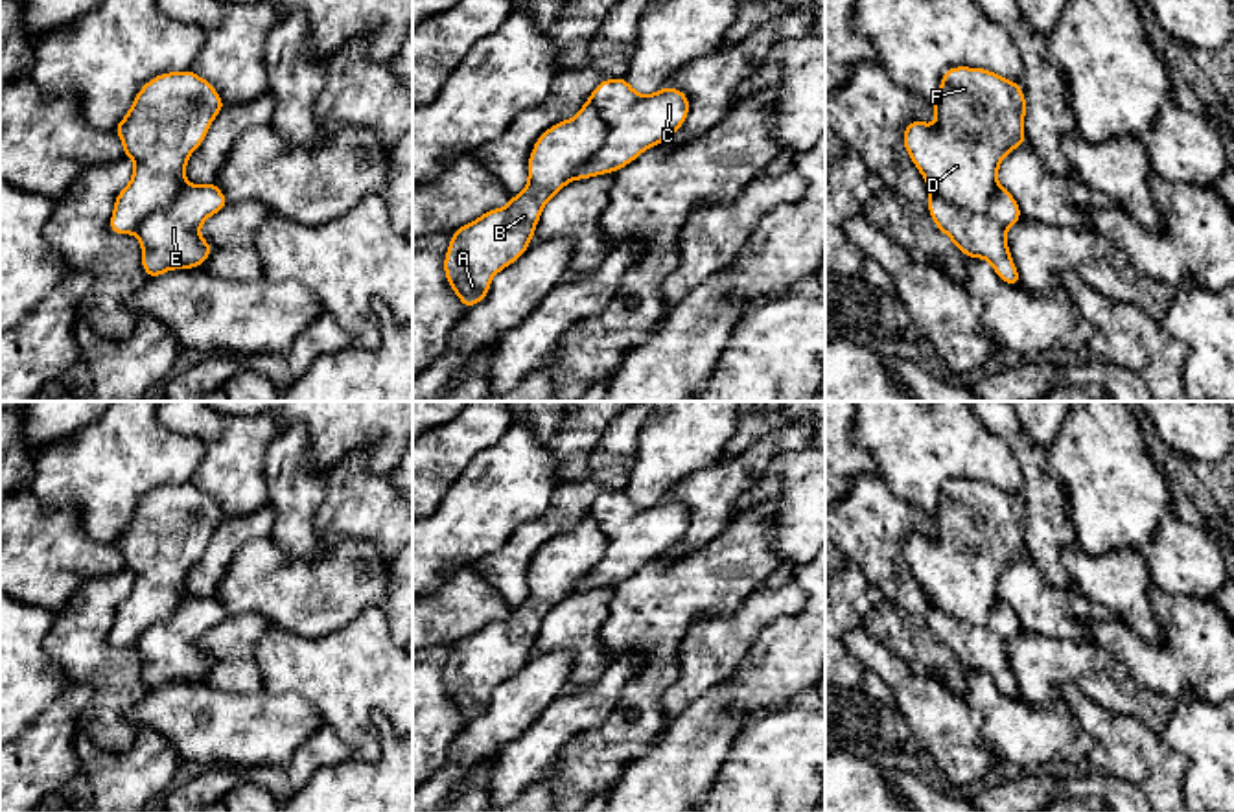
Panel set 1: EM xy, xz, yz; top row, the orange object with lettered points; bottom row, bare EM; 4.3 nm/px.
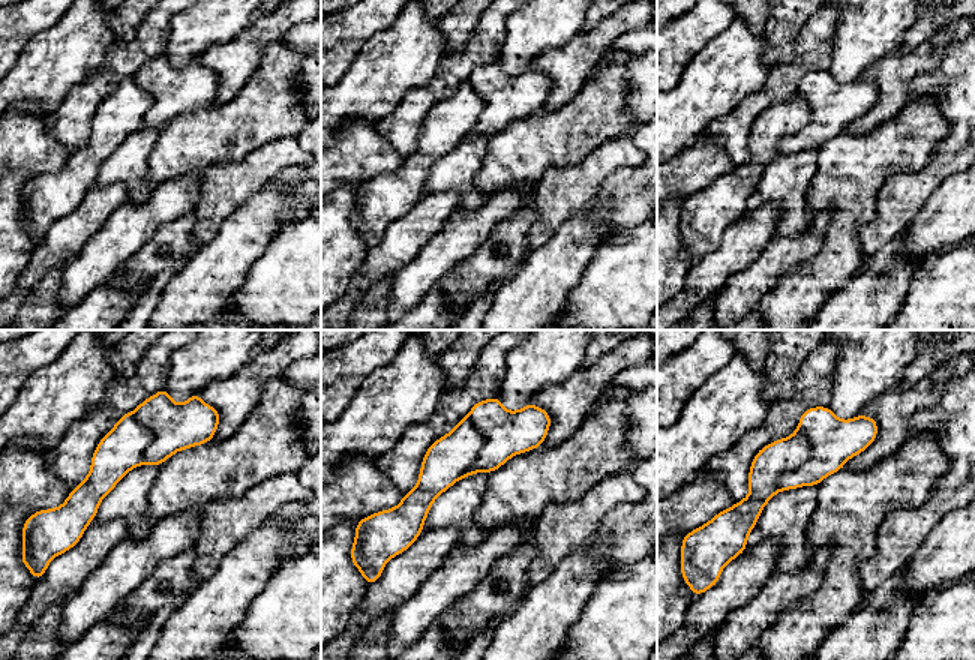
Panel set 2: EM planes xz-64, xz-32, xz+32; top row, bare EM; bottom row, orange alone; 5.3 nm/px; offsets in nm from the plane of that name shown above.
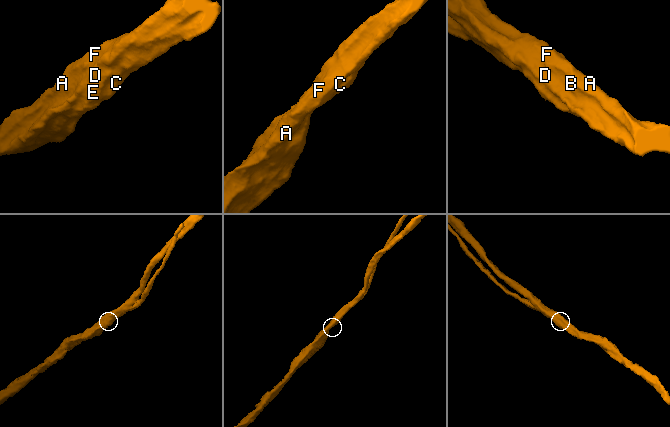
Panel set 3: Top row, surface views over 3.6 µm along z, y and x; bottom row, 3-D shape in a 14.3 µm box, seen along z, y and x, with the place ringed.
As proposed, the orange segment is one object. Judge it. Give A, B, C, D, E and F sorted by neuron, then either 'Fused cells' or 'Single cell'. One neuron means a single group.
Groups: A B C D E F. Single cell

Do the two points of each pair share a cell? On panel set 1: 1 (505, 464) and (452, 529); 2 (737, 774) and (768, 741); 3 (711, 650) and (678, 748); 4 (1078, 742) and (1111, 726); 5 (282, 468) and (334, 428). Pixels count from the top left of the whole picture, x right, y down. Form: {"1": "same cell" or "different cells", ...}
{"1": "same cell", "2": "same cell", "3": "different cells", "4": "different cells", "5": "different cells"}

